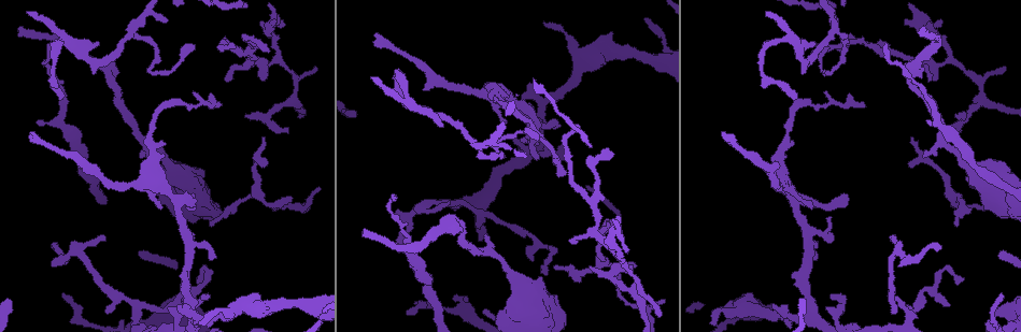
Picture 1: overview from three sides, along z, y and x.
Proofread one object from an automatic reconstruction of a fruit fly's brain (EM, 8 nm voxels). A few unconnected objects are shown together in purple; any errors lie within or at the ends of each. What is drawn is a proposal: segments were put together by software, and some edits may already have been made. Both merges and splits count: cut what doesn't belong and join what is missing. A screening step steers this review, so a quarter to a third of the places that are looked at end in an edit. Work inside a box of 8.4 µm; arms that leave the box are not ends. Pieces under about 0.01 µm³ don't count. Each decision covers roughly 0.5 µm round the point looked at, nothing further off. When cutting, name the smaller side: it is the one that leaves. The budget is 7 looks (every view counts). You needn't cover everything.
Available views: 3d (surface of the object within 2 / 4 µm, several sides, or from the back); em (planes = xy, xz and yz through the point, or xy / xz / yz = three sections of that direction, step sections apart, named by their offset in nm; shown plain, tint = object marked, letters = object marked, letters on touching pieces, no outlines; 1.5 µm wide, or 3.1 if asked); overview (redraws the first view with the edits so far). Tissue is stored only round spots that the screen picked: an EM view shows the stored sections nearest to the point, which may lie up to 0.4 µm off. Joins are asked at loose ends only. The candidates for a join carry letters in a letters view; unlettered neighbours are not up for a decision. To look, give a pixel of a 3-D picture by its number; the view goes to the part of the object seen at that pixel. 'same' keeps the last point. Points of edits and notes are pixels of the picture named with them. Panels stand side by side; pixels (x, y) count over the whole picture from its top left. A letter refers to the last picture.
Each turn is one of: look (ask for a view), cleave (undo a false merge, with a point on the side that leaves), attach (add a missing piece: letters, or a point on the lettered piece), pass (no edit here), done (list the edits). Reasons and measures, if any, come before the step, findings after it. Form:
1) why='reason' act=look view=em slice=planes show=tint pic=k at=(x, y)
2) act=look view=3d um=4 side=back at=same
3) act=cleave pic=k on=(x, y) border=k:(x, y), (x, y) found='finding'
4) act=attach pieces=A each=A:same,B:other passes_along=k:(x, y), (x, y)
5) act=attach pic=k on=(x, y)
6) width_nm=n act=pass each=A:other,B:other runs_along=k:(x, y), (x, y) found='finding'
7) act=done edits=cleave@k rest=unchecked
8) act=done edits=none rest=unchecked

why='an open end' act=look view=3d um=4 side=back pic=1 at=(37, 122)

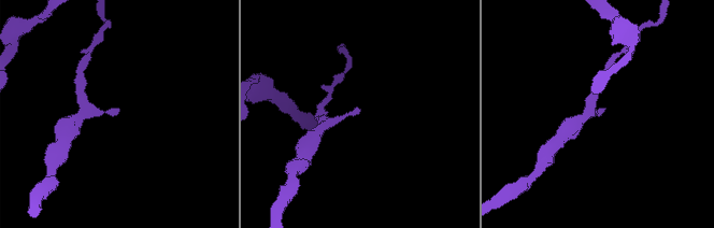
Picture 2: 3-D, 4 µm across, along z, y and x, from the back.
act=look view=em slice=planes show=letters pic=2 at=(116, 112)

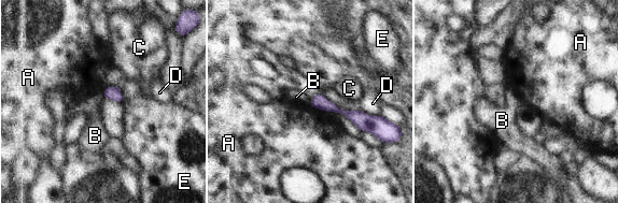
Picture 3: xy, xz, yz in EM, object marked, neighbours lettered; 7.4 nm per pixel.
longest_contact=D:170nm act=pass each=A:other,B:other,C:other,D:other,E:other found='none of them fits'

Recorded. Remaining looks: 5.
why='an open end' act=look view=em slice=planes show=tint pic=1 at=(486, 235)

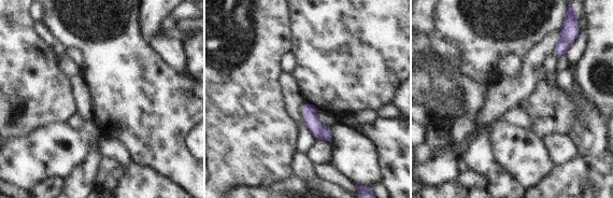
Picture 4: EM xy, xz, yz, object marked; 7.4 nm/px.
why='see the neighbours' act=look view=em slice=planes show=letters at=same

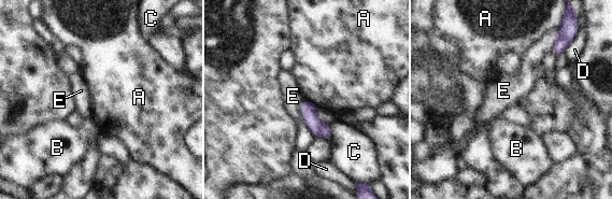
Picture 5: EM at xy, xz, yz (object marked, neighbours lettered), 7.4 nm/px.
width_nm=110 act=pass each=A:other,B:other,C:other,D:other,E:other runs_along=5:(306, 103), (310, 118), (327, 136) found='no lettered piece goes on from it'

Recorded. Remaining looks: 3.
why='branch stops here' act=look view=em slice=planes show=letters pic=1 at=(794, 98)

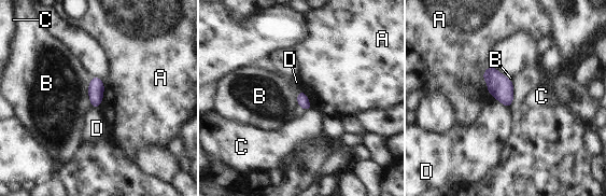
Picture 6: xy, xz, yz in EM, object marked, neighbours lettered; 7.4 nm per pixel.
longest_contact=A:260nm act=pass each=A:other,B:other,C:other,D:other border=6:(94, 75), (87, 87), (90, 107) found='none of them fits'

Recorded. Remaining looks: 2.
act=done edits=none rest=unchecked

